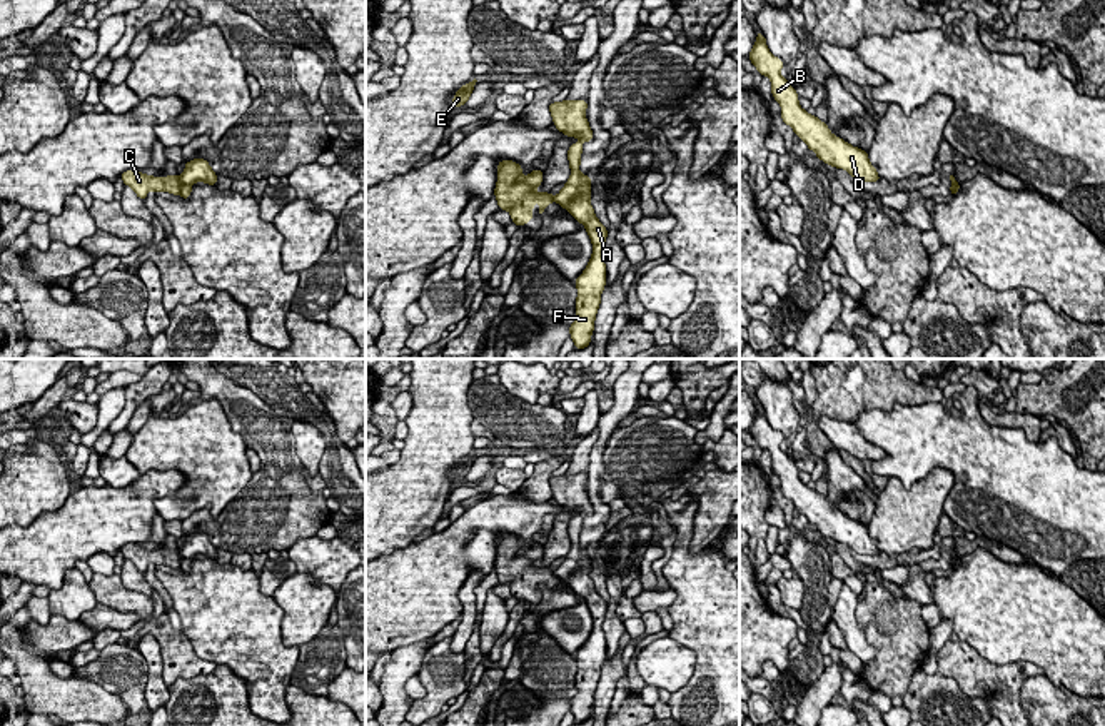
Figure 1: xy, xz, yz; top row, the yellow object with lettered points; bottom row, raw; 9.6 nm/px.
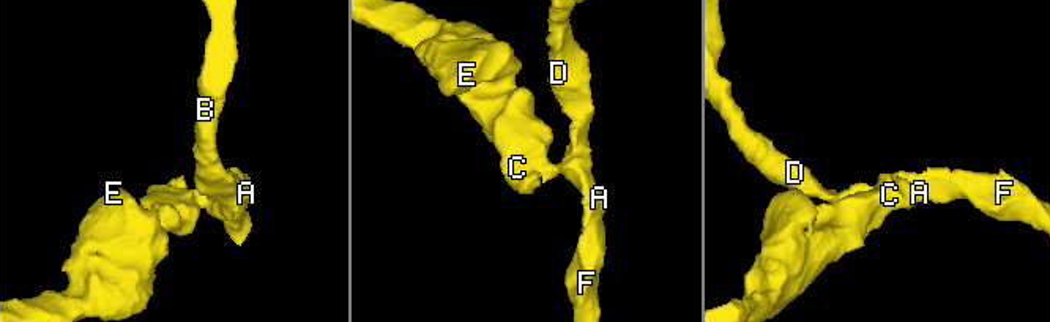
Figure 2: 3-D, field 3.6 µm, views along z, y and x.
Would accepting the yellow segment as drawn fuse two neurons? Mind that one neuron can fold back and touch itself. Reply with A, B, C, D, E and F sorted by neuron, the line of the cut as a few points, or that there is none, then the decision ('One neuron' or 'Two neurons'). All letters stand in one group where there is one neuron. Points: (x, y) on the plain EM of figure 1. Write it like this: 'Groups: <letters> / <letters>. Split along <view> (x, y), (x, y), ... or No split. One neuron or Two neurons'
Groups: A B D F / C E. Split along xy (179, 553), (181, 568). Two neurons

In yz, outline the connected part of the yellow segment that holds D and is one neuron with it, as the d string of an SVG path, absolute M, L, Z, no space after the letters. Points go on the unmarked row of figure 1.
M756 406L758 414L749 426L749 434L761 447L771 454L773 472L781 479L781 492L790 499L795 509L803 514L820 534L835 542L845 542L851 551L863 556L878 556L881 551L868 534L868 526L856 522L843 512L833 509L828 497L816 489L810 489L800 481L798 467L781 451L783 434L776 432L766 421L766 412Z

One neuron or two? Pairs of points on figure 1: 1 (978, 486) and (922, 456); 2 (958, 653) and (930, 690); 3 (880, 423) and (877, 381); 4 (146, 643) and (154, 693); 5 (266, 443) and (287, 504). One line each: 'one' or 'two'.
1: one
2: two
3: two
4: one
5: one

